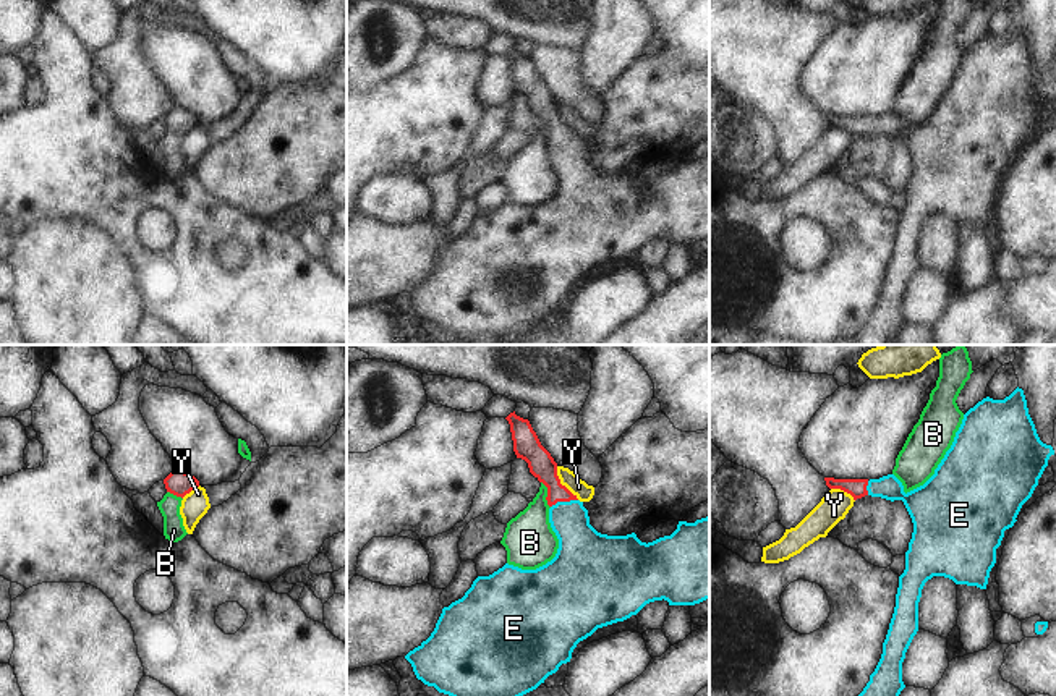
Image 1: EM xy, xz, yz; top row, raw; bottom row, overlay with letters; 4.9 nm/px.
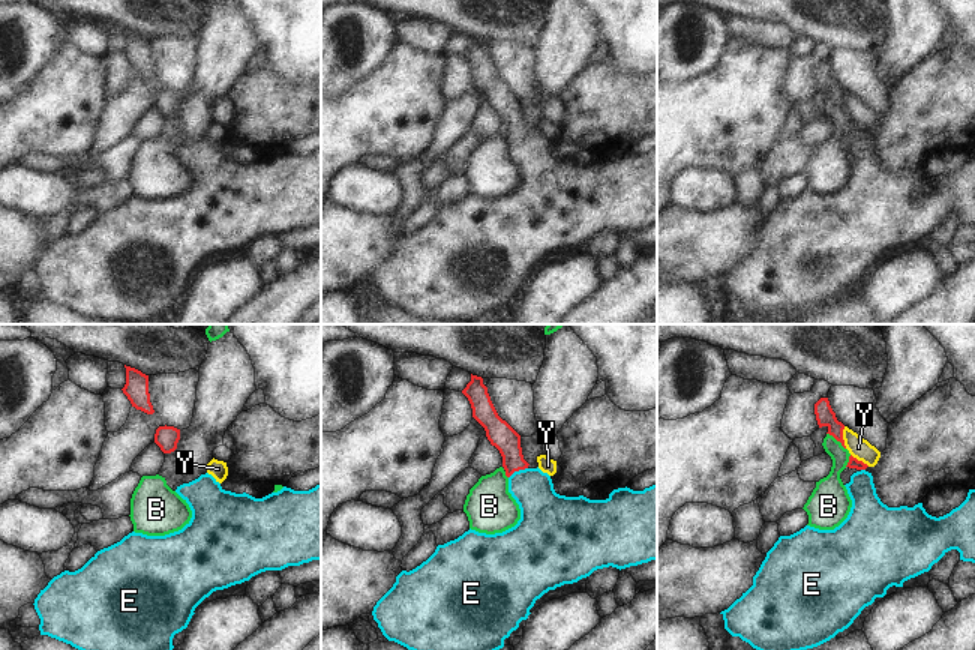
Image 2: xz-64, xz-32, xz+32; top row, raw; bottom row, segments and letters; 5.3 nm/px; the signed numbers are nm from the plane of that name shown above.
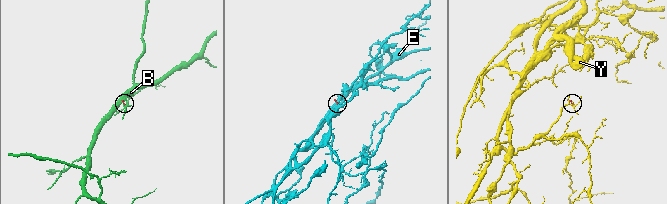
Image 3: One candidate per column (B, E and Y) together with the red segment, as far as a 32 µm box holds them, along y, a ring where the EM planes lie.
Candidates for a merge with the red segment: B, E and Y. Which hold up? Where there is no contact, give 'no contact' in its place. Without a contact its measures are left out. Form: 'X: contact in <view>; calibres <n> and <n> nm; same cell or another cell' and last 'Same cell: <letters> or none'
B: contact in xz; calibres 130 and 260 nm; another cell
E: contact in xz; calibres 130 and 220 nm; same cell
Y: contact in xz; calibres 130 and 90 nm; another cell
Same cell: E

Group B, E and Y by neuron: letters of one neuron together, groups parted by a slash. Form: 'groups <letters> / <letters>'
groups B / E / Y

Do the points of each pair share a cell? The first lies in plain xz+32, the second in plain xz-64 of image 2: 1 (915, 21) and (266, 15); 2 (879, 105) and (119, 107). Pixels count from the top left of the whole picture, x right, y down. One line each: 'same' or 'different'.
1: different
2: same

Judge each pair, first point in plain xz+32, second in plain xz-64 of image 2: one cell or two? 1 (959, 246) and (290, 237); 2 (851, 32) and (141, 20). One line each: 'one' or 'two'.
1: two
2: one

